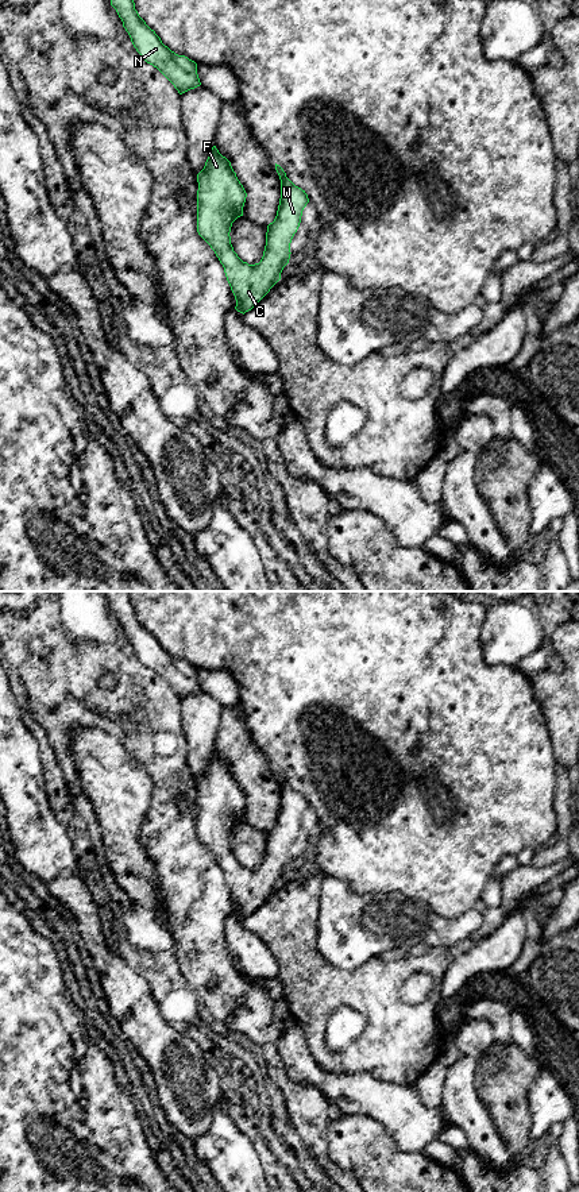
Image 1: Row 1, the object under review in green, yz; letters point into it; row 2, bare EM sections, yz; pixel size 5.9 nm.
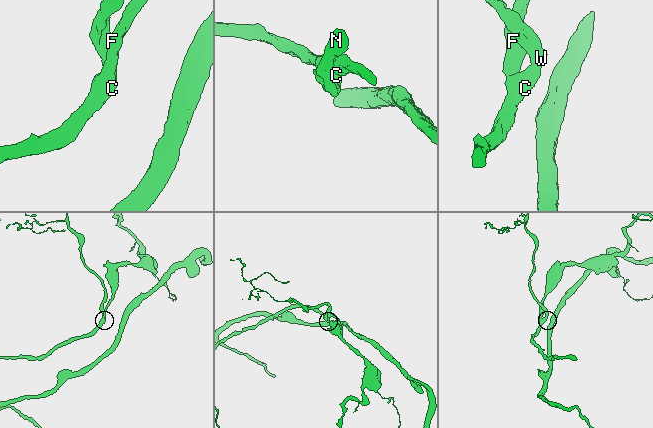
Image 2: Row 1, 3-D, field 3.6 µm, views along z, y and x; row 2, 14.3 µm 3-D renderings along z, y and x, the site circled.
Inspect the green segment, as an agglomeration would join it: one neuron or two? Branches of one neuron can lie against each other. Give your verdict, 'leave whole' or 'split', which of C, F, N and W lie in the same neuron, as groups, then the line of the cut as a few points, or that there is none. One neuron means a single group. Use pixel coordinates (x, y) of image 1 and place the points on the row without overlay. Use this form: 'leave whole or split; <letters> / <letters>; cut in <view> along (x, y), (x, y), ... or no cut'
leave whole; C F N W; no cut

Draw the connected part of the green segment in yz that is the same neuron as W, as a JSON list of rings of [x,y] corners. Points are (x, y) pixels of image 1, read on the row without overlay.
[[[213,751],[197,779],[197,837],[223,869],[236,904],[235,914],[243,919],[281,884],[290,864],[292,844],[309,807],[305,795],[296,791],[277,768],[275,775],[281,784],[279,810],[274,826],[267,830],[263,861],[255,869],[243,867],[231,849],[232,828],[243,821],[247,802],[231,767]]]

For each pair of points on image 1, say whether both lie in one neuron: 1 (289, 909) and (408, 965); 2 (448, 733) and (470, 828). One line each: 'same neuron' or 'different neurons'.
1: same neuron
2: same neuron

